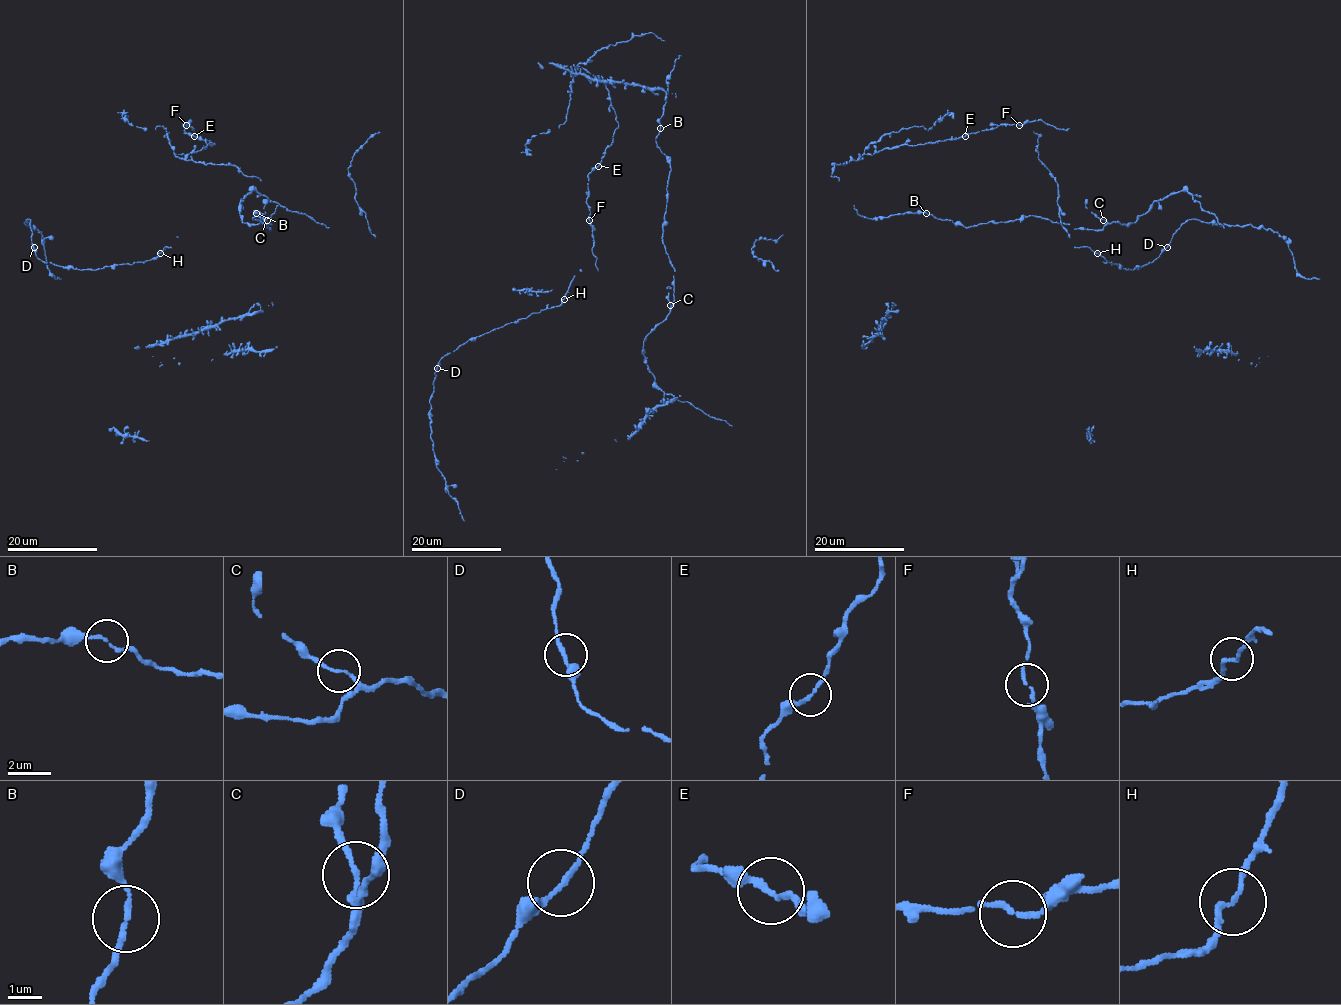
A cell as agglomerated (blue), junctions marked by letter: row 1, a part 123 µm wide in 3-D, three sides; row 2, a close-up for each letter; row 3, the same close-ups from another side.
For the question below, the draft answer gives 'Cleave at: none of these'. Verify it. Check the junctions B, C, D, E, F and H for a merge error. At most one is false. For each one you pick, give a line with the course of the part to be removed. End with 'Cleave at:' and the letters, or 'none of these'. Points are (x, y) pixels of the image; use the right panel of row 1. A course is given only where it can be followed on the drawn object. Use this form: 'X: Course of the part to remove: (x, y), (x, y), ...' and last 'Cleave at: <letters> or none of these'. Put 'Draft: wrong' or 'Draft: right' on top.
Draft: right
Cleave at: none of these

